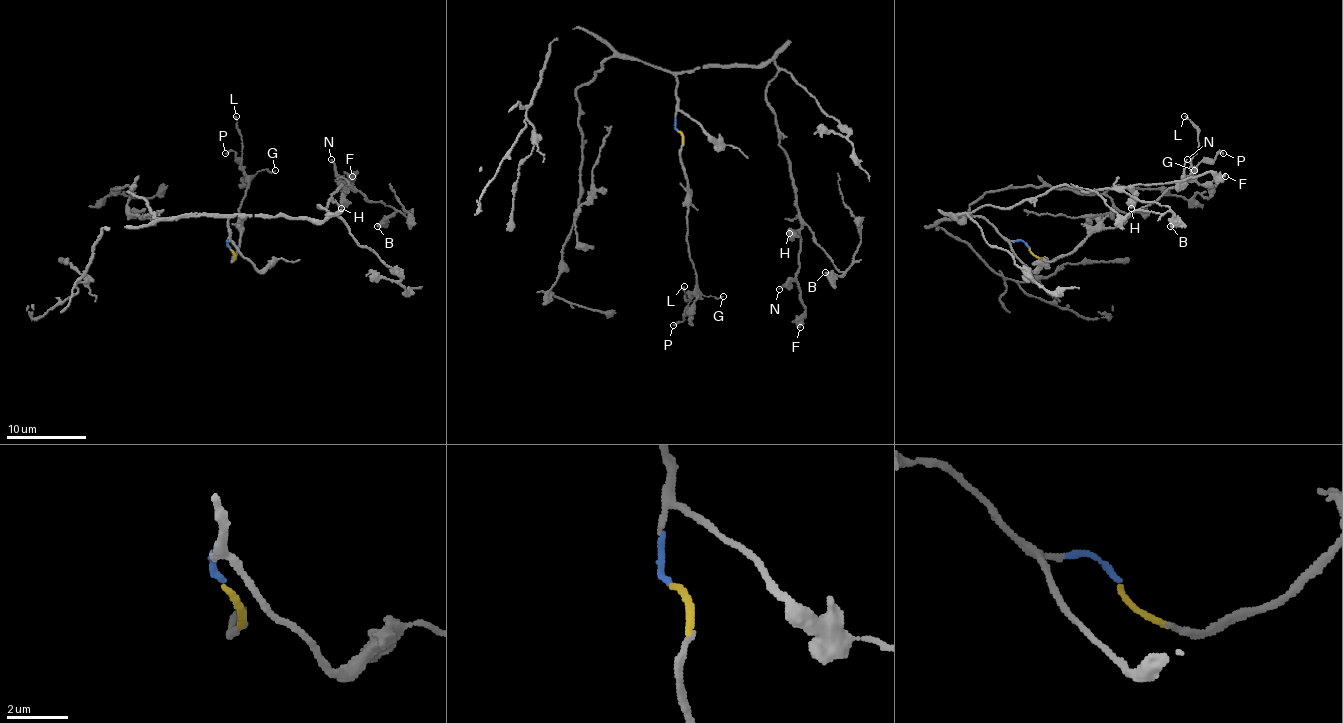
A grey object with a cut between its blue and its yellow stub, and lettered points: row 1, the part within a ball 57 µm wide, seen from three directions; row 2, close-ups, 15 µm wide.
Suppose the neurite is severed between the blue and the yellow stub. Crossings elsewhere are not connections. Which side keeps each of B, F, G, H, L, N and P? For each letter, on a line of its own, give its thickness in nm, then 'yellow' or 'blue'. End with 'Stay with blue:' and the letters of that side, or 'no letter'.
B: 460 nm thick; blue
F: 280 nm thick; blue
G: 160 nm thick; yellow
H: 550 nm thick; blue
L: 190 nm thick; yellow
N: 160 nm thick; blue
P: 180 nm thick; yellow
Stay with blue: B, F, H, N

